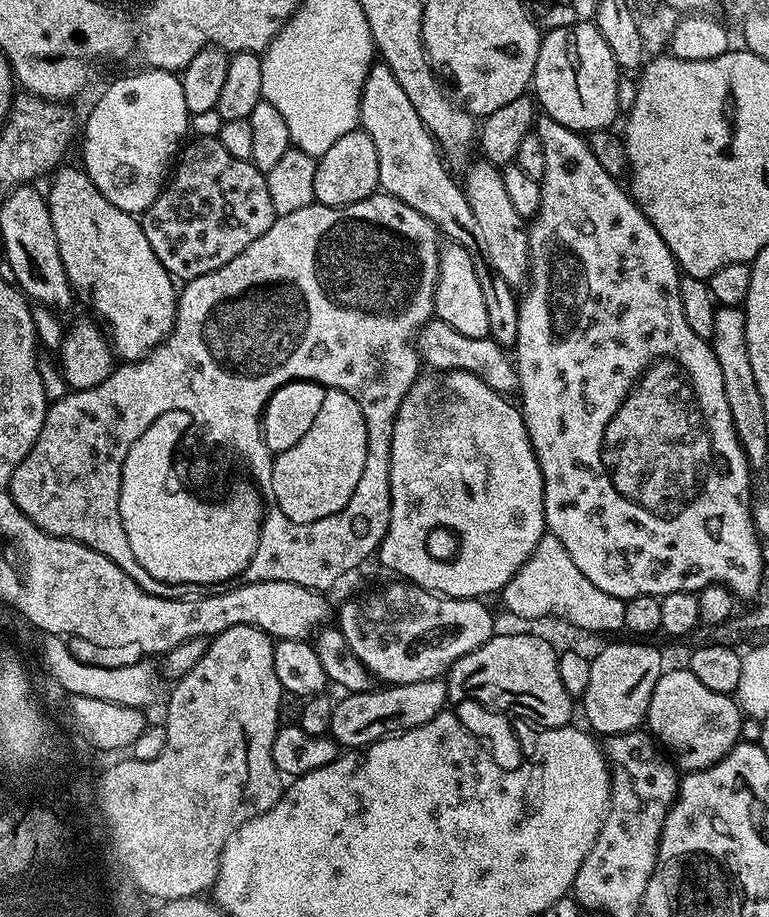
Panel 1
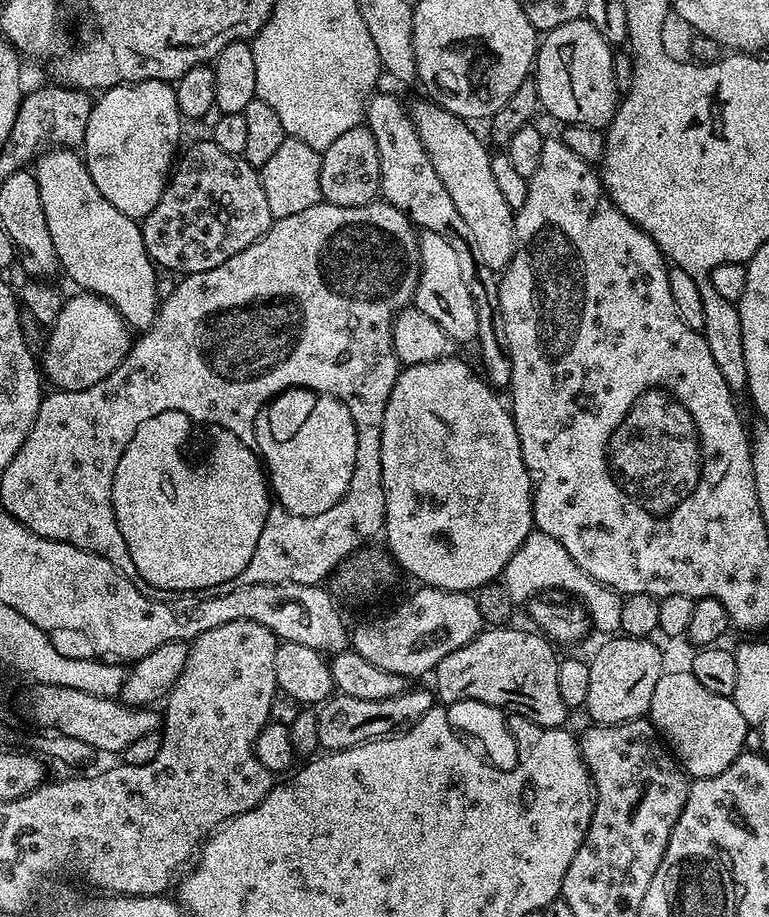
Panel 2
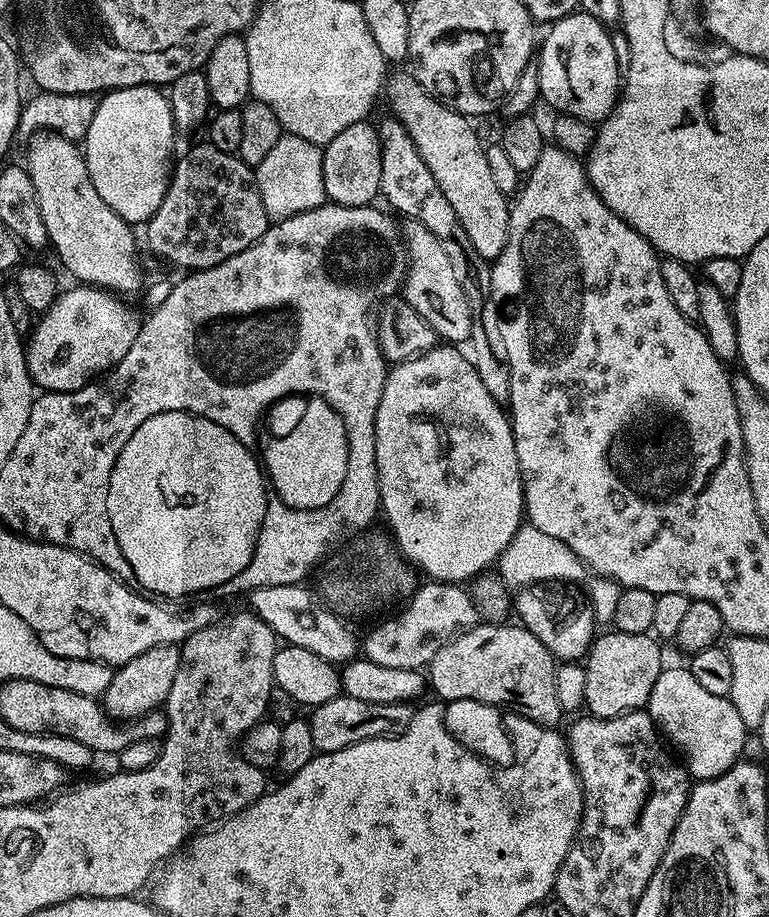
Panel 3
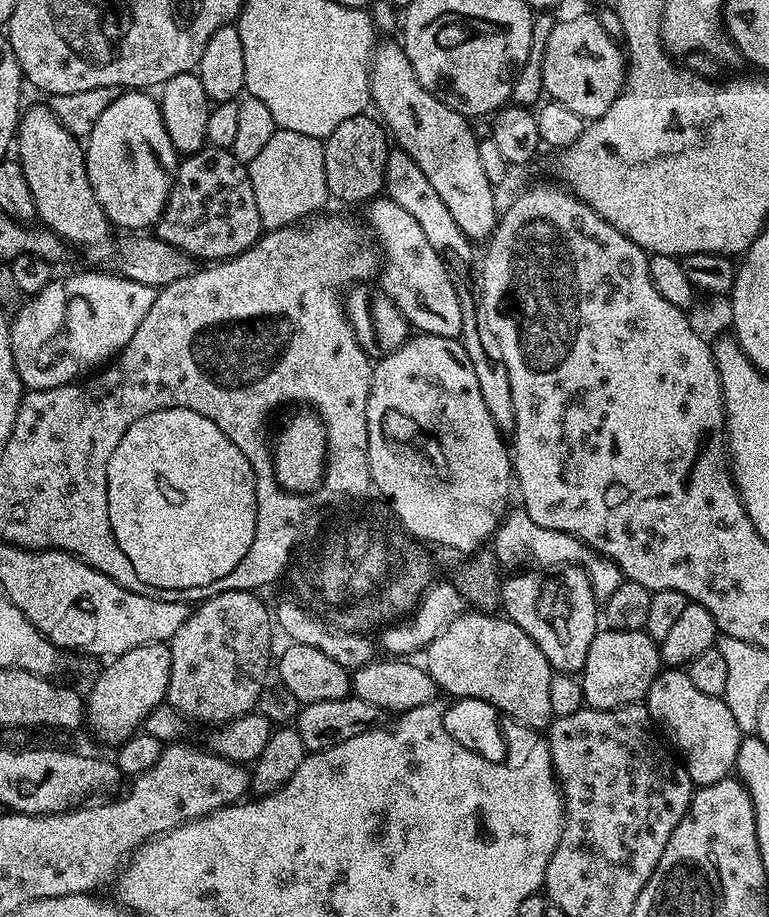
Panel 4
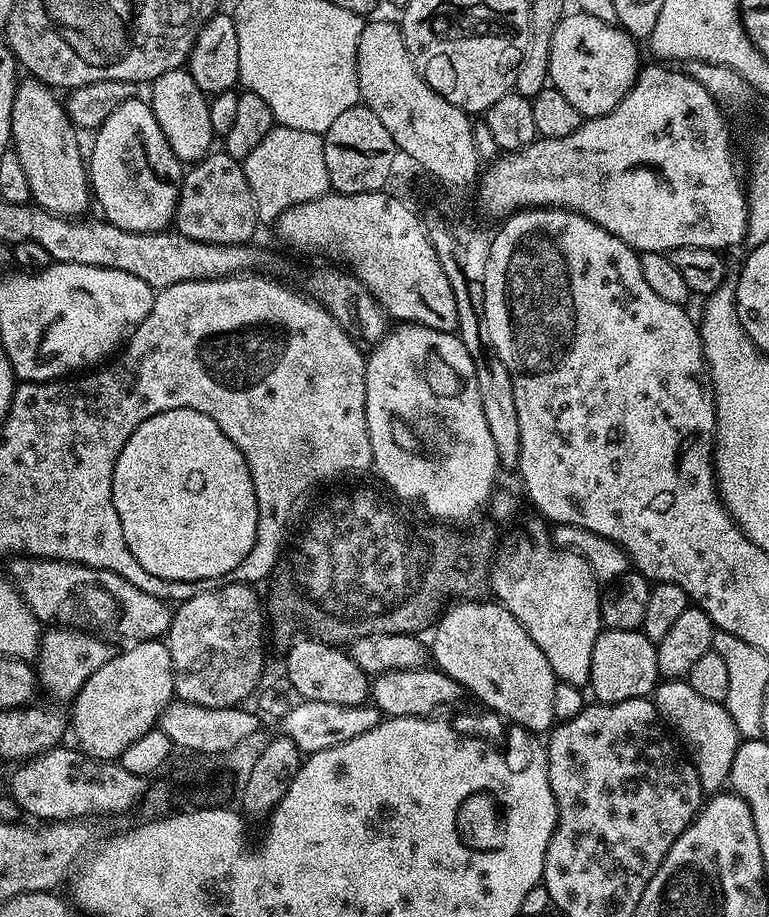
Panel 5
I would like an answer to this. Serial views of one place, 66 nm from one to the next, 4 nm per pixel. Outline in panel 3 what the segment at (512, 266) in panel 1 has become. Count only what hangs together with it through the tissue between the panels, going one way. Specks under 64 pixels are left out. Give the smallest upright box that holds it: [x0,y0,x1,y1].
[386,72,510,262]

